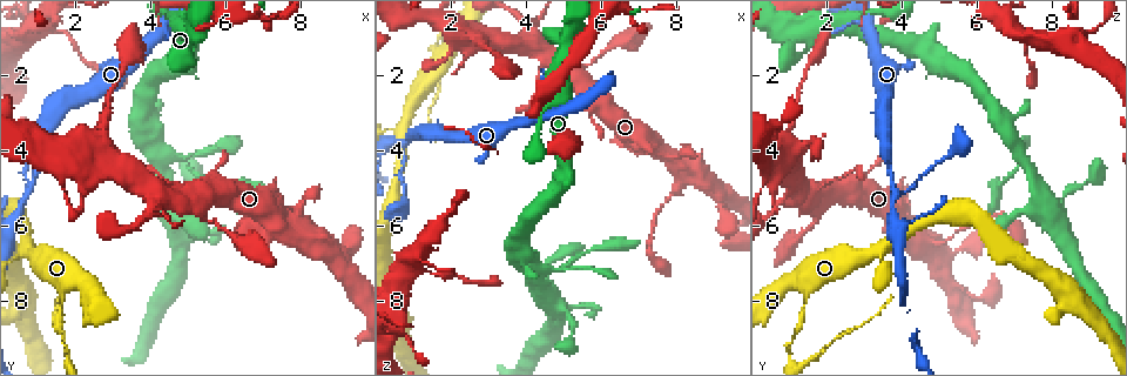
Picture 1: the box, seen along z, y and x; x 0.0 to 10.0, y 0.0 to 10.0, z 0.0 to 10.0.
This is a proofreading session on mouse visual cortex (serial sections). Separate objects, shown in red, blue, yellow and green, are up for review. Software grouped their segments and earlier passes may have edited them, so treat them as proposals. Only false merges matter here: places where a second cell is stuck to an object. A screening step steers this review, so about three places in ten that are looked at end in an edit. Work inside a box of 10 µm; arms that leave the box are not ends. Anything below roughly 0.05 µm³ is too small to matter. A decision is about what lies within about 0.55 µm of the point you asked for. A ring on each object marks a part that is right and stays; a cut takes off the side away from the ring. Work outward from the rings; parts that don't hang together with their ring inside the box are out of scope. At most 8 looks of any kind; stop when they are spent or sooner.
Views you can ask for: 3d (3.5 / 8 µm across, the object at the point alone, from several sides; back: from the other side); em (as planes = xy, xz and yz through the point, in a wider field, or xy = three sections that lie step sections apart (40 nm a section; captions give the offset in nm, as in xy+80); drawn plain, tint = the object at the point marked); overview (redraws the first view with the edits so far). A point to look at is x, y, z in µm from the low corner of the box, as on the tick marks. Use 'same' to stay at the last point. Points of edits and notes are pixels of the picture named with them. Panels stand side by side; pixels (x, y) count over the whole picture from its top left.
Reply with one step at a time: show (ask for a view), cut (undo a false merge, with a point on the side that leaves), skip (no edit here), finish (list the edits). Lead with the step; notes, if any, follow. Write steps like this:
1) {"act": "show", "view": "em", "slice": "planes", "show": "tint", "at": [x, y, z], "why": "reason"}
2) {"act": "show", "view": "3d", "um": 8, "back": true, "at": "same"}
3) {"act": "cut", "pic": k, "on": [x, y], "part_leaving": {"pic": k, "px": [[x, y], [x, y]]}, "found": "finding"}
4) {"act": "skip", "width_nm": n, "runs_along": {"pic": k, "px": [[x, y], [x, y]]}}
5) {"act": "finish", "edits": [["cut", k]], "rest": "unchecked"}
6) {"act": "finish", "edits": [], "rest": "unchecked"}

{"act": "show", "view": "3d", "um": 3.5, "at": [0.85, 5.10, 3.80]}

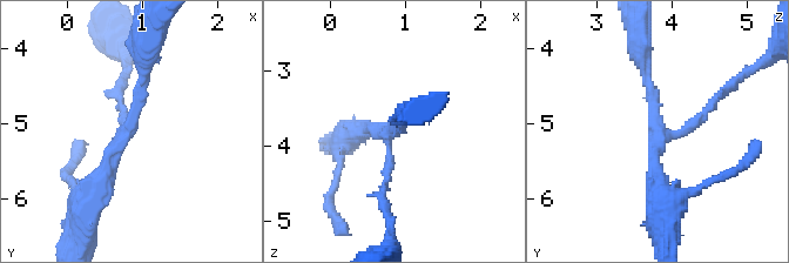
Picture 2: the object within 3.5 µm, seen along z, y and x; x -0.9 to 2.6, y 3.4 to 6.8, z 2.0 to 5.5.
{"act": "skip", "arms": 3, "runs_along": {"pic": 2, "px": [[145, 56], [130, 128], [87, 197]]}, "found": "all the same cell"}

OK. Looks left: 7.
{"act": "show", "view": "3d", "um": 3.5, "at": [5.00, 4.35, 7.15], "why": "a narrow waist"}

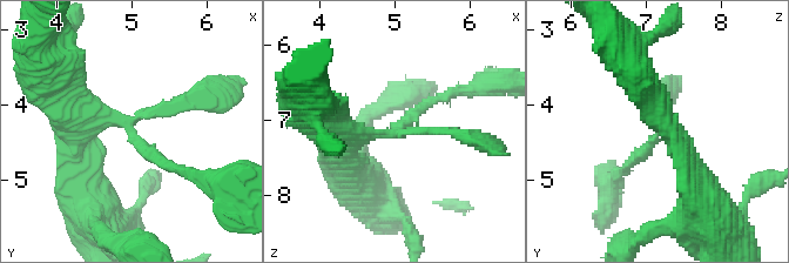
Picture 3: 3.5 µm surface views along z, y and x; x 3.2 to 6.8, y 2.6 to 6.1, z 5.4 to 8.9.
{"act": "show", "view": "em", "slice": "xy", "step": 5, "show": "tint", "at": [4.95, 4.40, 7.15], "arms": 3, "arm_widths_nm": [150, 150, 300], "why": "shape alone is not enough"}

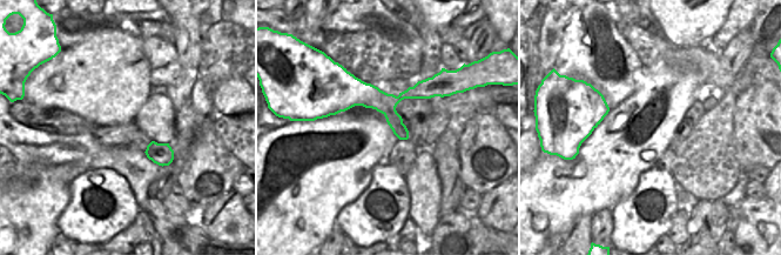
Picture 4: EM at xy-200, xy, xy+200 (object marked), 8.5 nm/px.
{"act": "skip", "runs_along": {"pic": 3, "px": [[63, 116], [121, 120], [147, 153], [187, 170]]}, "found": "all the same cell"}

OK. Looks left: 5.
{"act": "show", "view": "3d", "um": 3.5, "back": true, "at": [9.25, 7.70, 5.60], "why": "three arms meet"}

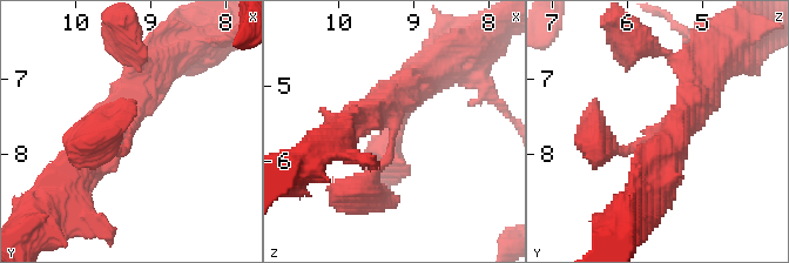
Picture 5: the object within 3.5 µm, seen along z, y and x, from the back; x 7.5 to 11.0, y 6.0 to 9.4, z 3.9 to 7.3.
{"act": "skip", "found": "continuous, no second cell"}

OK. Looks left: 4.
{"act": "finish", "edits": [], "rest": "unchecked"}

